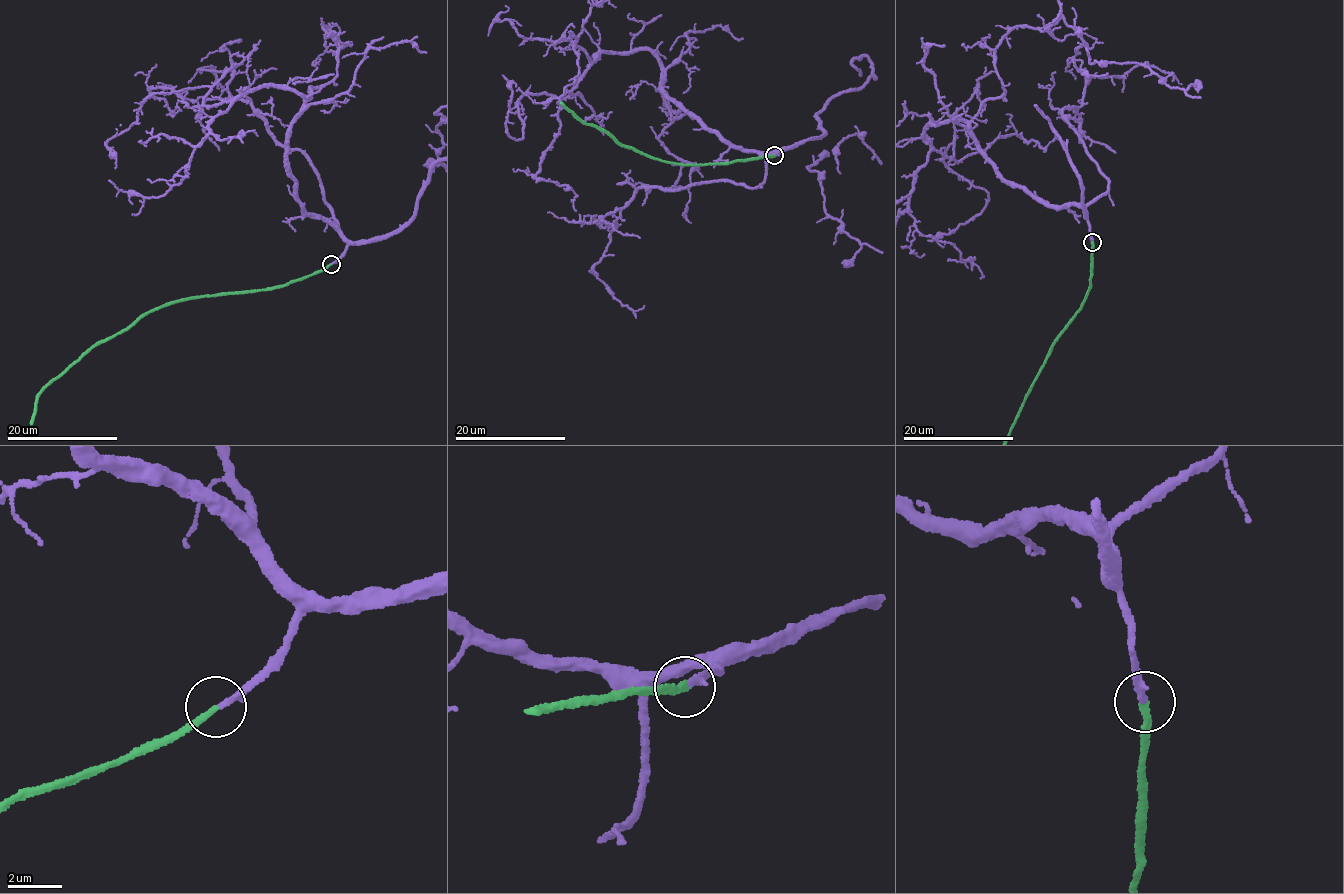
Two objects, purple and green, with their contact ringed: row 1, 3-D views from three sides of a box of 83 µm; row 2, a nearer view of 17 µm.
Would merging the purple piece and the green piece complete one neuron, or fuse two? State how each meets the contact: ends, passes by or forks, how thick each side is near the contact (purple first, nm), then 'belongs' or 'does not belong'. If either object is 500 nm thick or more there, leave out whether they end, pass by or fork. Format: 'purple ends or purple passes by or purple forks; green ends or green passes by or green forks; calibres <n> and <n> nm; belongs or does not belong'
purple ends; green ends; calibres 220 and 240 nm; belongs

